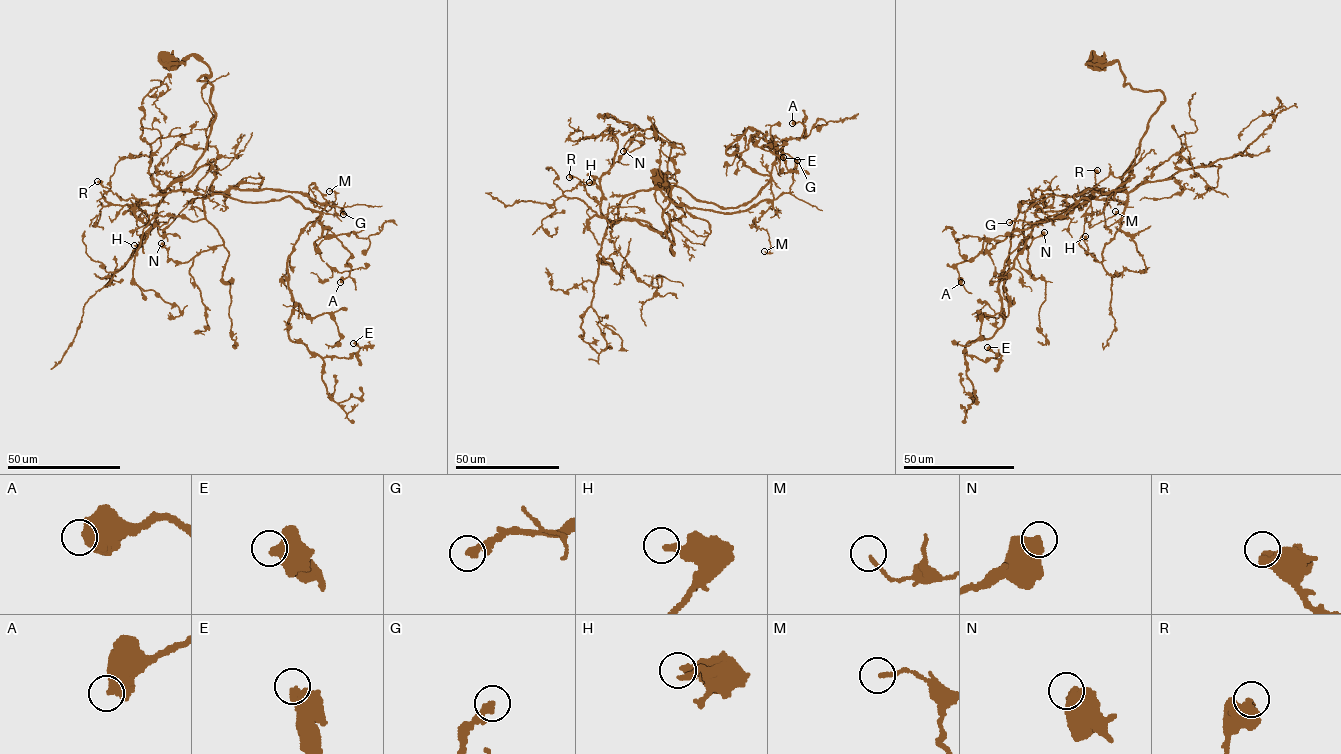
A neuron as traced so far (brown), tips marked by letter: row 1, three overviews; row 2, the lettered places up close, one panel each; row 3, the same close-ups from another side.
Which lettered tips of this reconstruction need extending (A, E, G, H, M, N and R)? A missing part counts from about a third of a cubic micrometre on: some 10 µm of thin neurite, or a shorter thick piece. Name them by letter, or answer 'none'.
none

